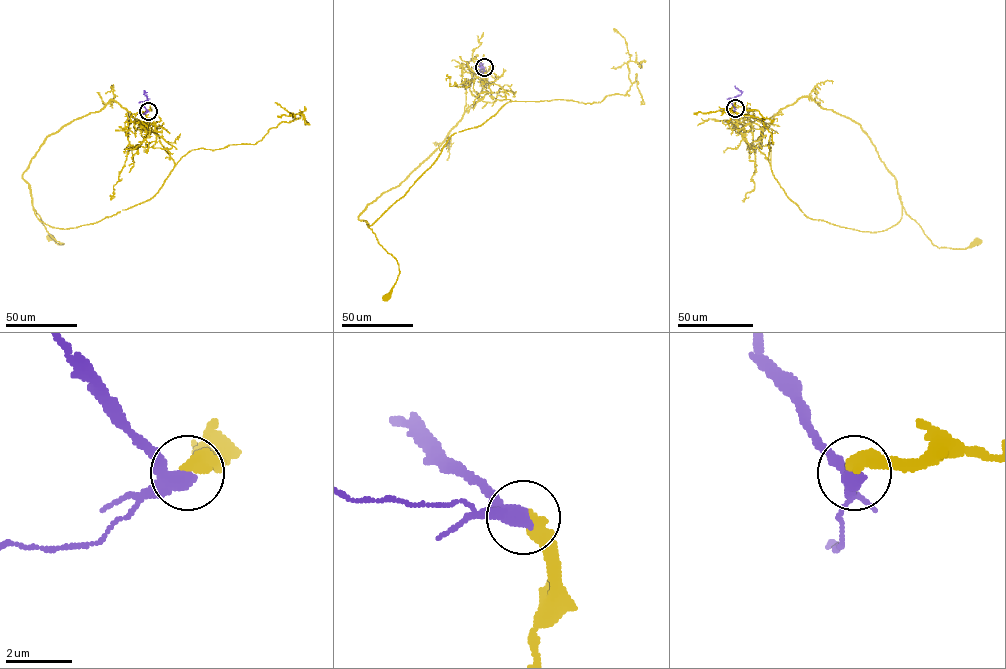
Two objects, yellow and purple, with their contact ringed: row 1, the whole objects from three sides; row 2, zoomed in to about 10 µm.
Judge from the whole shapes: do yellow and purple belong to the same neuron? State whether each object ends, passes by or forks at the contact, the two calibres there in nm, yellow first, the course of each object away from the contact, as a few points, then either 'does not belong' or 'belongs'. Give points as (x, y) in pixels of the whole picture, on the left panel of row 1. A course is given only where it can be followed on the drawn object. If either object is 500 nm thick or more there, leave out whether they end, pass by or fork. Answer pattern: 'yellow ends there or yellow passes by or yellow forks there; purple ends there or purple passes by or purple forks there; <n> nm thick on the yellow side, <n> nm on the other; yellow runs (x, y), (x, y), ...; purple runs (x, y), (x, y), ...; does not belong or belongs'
yellow ends there; purple passes by; 460 nm thick on the yellow side, 360 nm on the other; yellow runs (148, 111), (142, 125), (111, 100), (45, 139), (22, 177), (46, 230), (63, 244), (49, 237); purple runs (148, 111), (142, 104), (147, 99), (144, 90); does not belong

